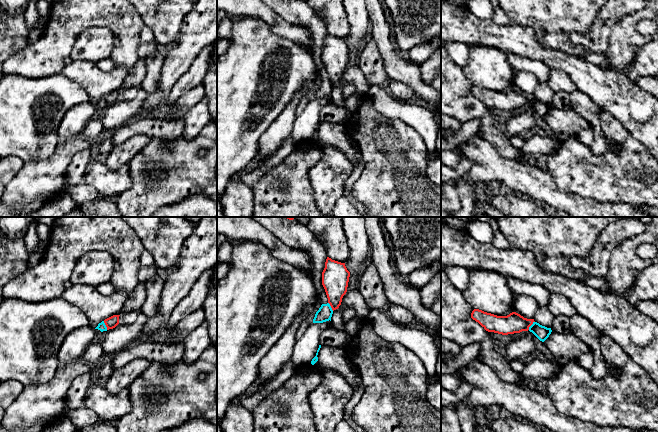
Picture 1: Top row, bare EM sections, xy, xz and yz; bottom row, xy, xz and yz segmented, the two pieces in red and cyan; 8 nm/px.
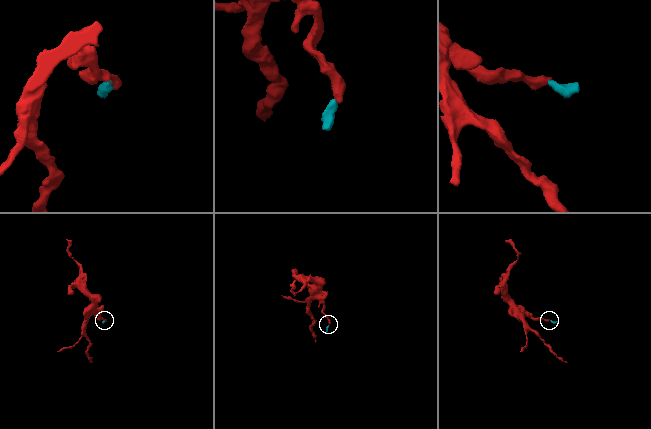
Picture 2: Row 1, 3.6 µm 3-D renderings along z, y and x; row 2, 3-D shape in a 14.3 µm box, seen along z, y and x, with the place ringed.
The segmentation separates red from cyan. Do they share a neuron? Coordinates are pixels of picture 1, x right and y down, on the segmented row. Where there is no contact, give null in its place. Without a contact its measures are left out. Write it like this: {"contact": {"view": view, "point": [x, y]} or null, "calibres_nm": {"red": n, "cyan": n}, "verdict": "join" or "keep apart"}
{"contact": {"view": "yz", "point": [531, 324]}, "calibres_nm": {"red": 160, "cyan": 110}, "verdict": "keep apart"}

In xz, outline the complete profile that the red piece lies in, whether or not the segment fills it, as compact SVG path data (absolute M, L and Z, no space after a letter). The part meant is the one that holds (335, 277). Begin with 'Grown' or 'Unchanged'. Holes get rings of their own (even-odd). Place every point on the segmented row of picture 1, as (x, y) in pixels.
Unchanged. M327 257L322 272L322 285L333 311L341 305L342 298L347 292L349 277L350 272L347 270L345 263Z

